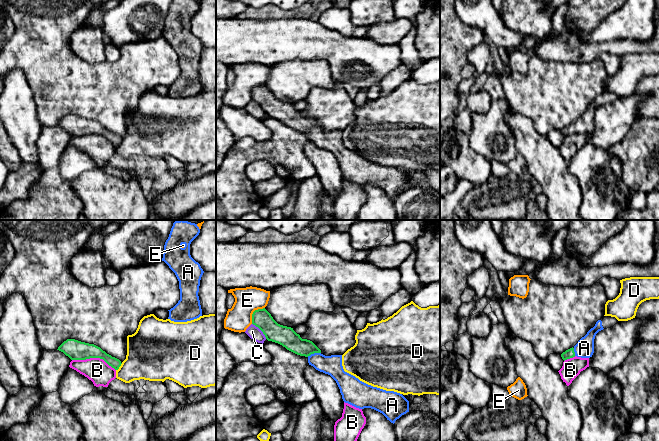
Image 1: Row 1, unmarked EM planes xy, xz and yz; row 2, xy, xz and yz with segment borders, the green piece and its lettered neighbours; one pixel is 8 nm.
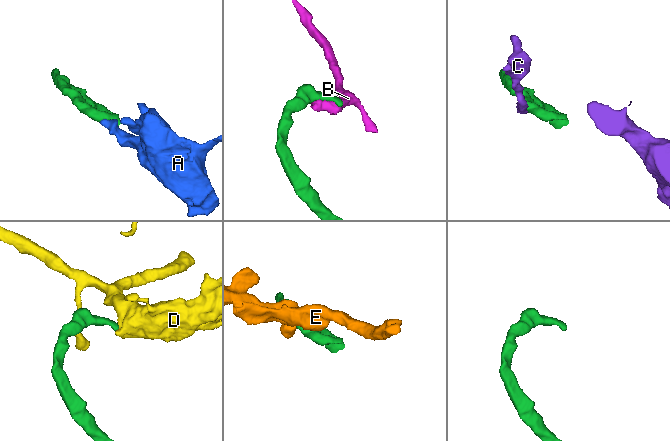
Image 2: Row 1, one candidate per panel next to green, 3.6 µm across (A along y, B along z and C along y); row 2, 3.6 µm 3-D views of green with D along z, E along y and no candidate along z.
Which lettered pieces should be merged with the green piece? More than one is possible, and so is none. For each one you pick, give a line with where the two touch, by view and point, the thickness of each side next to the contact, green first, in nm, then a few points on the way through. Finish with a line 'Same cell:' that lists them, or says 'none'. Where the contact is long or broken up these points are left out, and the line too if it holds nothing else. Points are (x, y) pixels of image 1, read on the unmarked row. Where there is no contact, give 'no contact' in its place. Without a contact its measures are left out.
A: contact xz (313, 129); calibres 160 and 160 nm; way xz (287, 113), (313, 129), (324, 140), (332, 141)
Same cell: A

